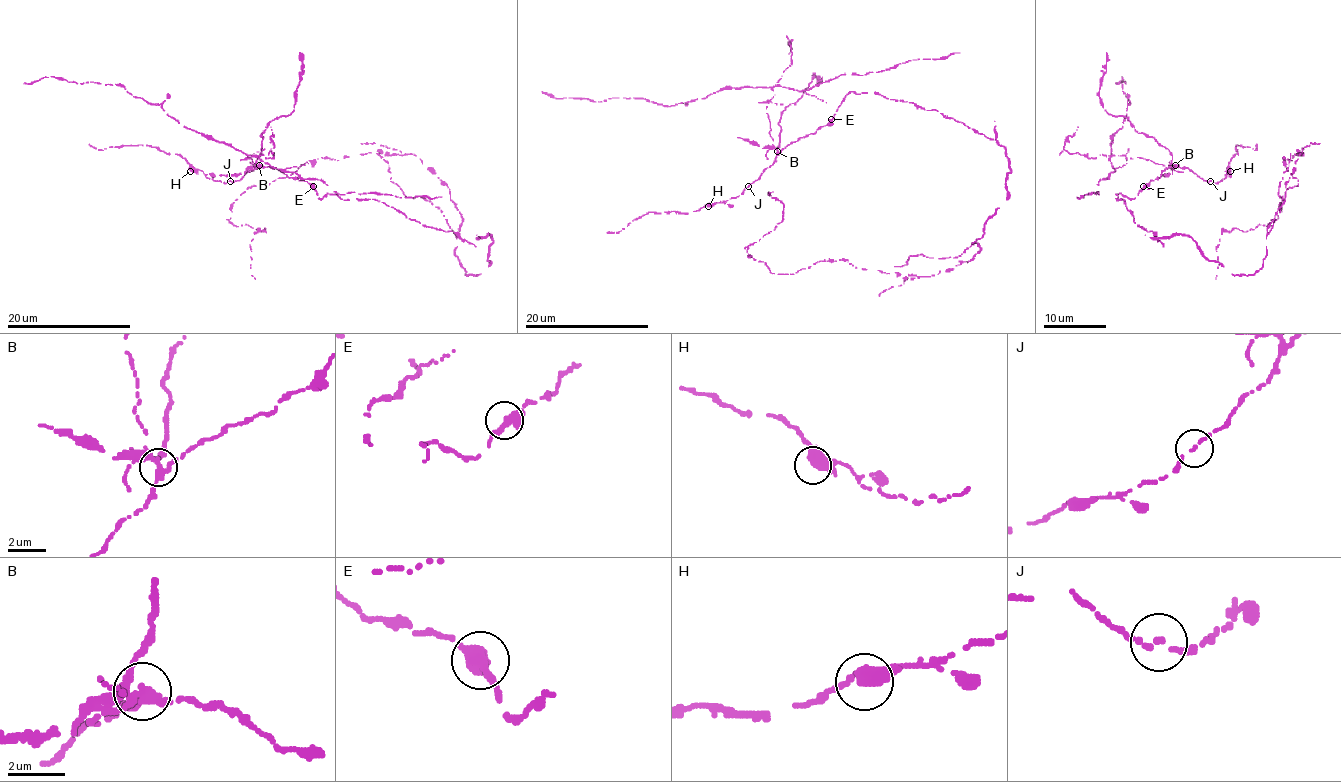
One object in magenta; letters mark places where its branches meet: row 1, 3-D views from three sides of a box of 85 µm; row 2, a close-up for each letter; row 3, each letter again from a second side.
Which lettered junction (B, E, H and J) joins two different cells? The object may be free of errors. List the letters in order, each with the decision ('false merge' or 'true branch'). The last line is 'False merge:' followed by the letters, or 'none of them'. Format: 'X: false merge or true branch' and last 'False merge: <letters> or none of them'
B: false merge
E: true branch
H: true branch
J: true branch
False merge: B

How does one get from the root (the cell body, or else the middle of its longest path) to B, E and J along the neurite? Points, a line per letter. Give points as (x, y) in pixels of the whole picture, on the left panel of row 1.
B: (487, 234), (468, 244), (375, 199), (319, 199), (307, 181), (259, 164)
E: (487, 234), (468, 244), (454, 231), (423, 226), (380, 200), (344, 200), (335, 194), (319, 199), (313, 186)
J: (487, 234), (468, 244), (375, 199), (319, 199), (307, 181), (269, 166), (231, 181)

